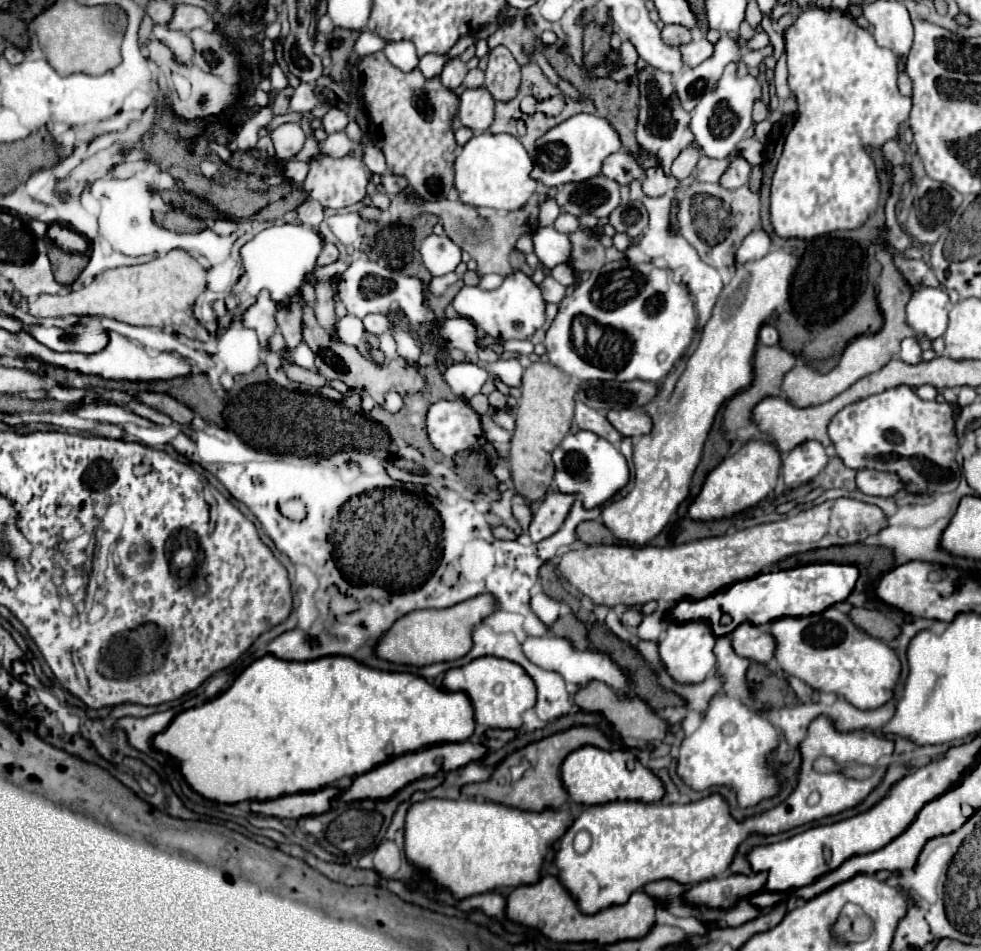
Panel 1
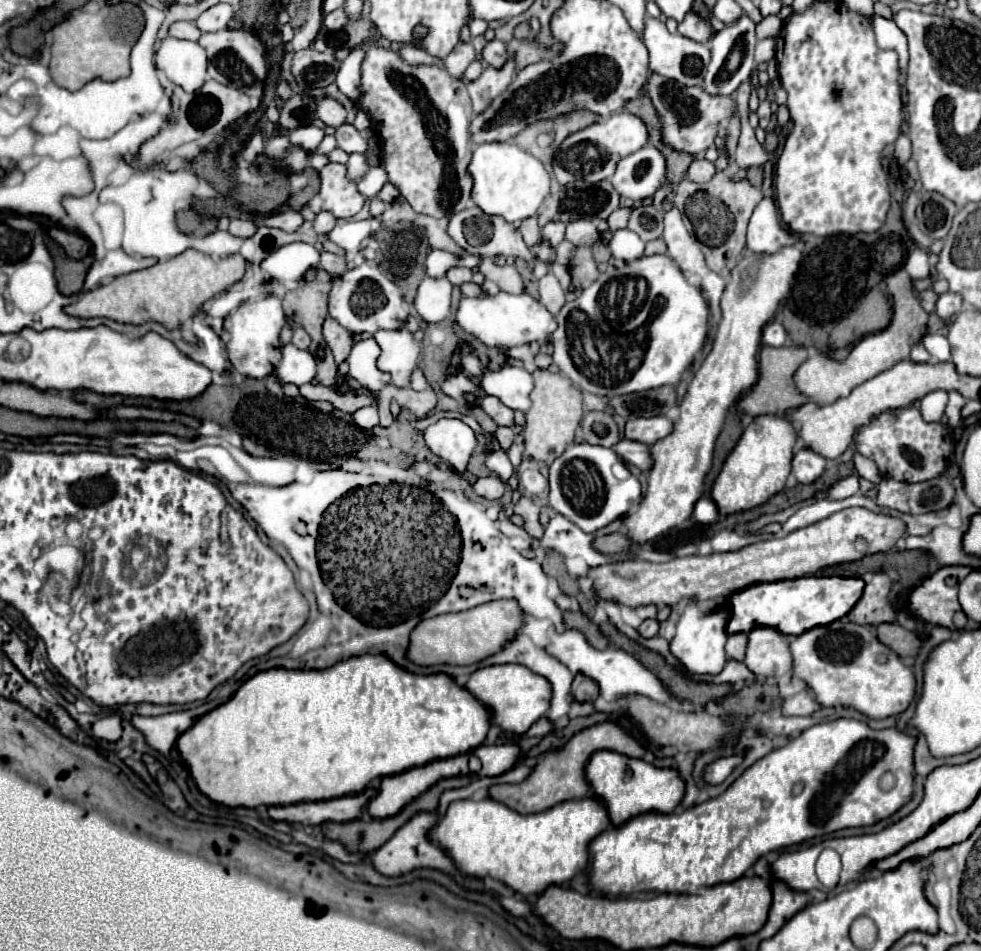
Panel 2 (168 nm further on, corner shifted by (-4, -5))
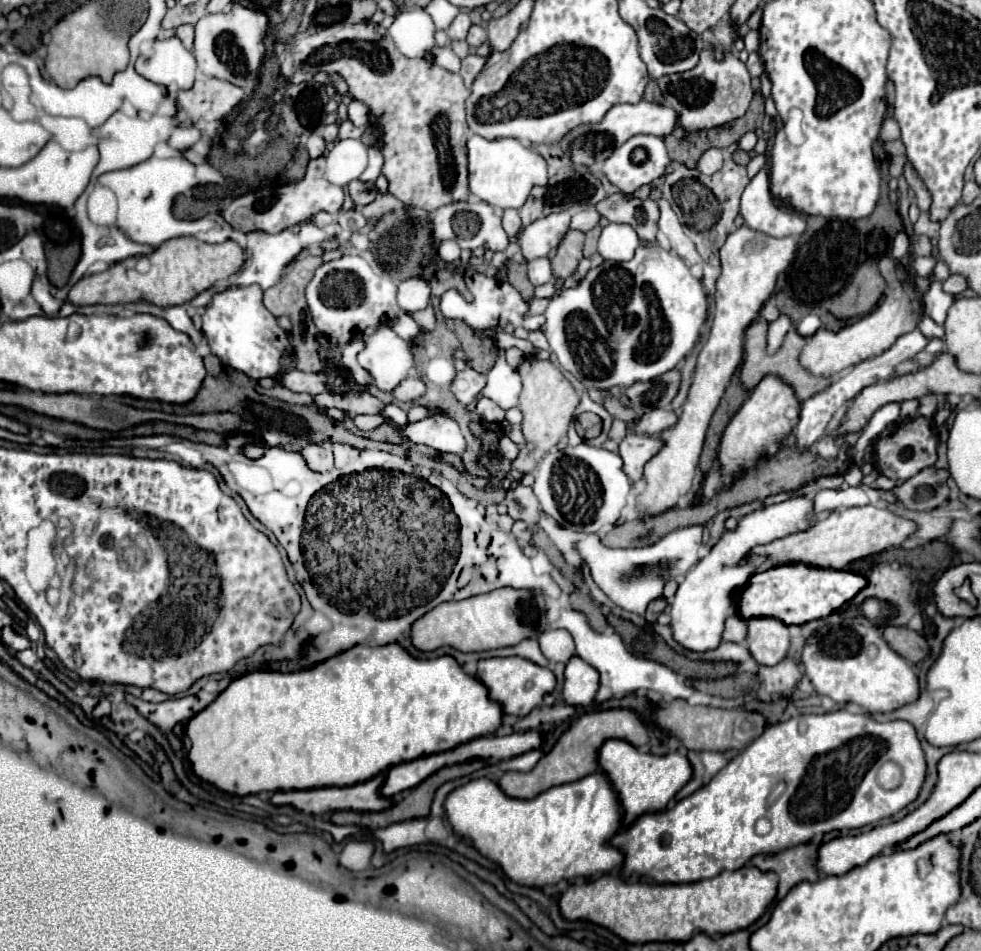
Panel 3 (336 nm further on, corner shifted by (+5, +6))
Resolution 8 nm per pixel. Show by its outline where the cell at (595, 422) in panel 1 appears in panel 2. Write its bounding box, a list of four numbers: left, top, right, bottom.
[614,438,652,470]

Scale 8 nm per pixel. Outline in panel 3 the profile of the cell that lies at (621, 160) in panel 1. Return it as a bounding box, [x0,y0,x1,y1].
[603,135,669,195]

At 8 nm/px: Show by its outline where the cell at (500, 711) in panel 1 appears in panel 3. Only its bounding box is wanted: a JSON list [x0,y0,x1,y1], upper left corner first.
[477,657,555,717]

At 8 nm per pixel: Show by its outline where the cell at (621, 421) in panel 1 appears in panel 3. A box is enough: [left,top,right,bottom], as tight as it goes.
[633,409,677,435]

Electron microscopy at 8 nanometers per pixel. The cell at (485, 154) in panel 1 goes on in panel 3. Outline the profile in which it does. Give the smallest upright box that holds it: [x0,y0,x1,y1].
[469,135,547,209]

